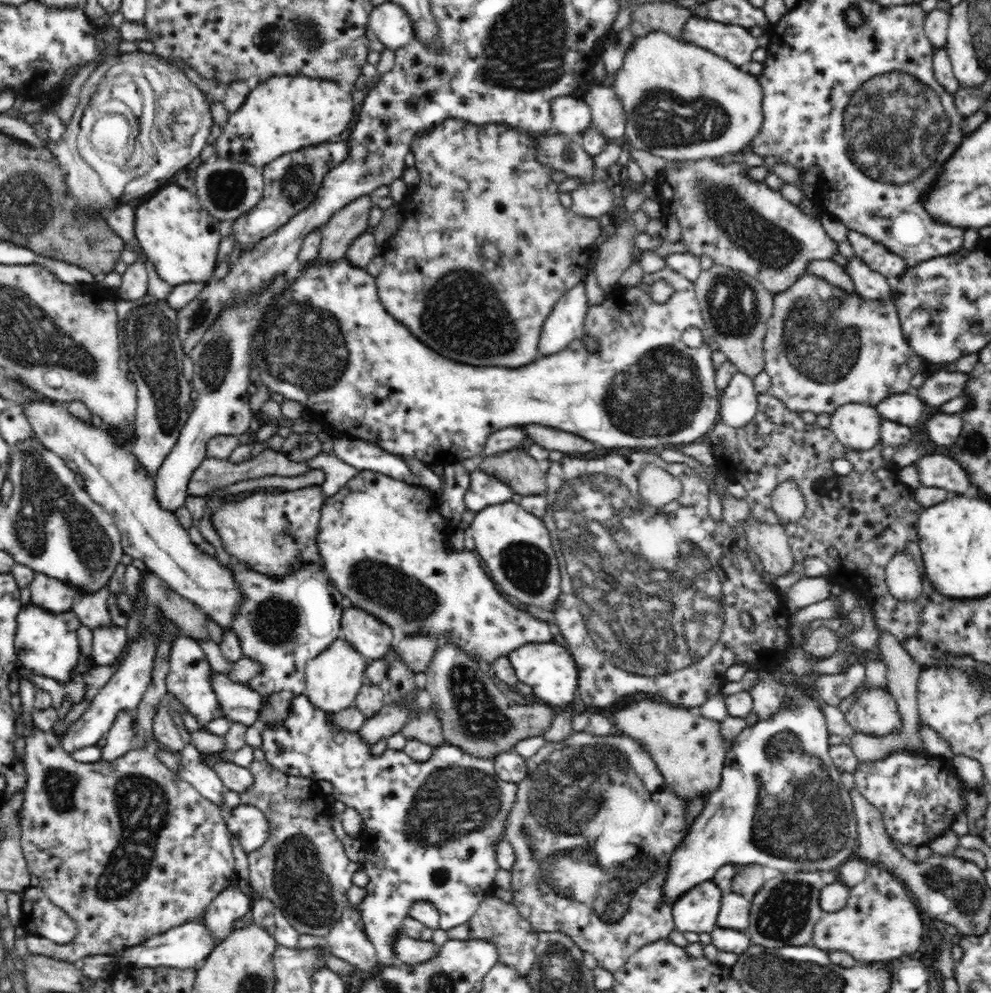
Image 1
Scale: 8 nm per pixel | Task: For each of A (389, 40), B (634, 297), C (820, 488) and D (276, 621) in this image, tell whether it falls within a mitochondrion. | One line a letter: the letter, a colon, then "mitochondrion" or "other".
A: other
B: other
C: other
D: mitochondrion

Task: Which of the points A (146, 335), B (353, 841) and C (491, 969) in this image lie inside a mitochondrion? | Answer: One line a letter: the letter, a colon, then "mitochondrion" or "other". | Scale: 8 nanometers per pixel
A: mitochondrion
B: other
C: other

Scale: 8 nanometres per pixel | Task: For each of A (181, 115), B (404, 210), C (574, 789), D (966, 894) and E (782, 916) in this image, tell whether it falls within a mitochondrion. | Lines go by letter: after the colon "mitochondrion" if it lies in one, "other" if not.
A: other
B: other
C: mitochondrion
D: mitochondrion
E: mitochondrion

